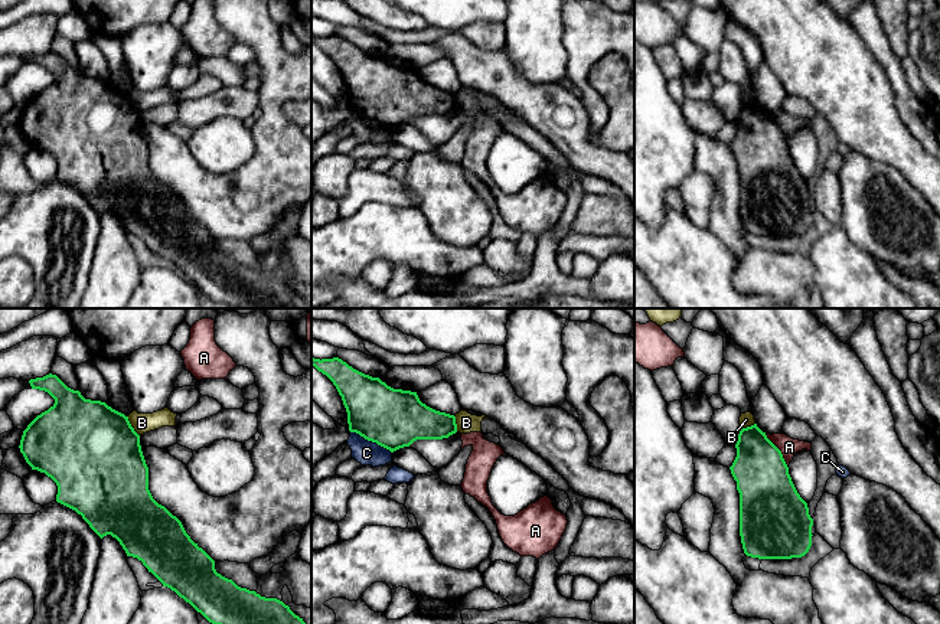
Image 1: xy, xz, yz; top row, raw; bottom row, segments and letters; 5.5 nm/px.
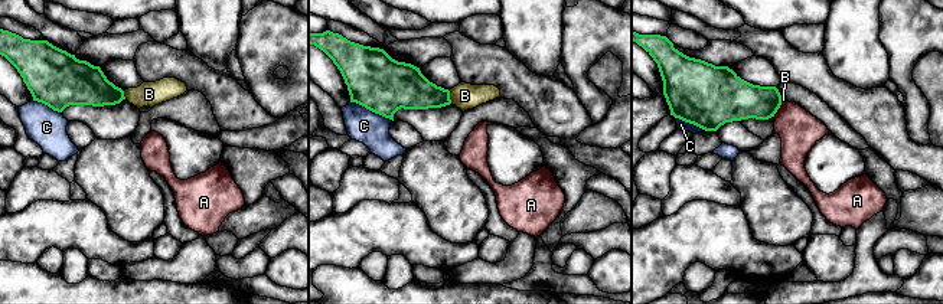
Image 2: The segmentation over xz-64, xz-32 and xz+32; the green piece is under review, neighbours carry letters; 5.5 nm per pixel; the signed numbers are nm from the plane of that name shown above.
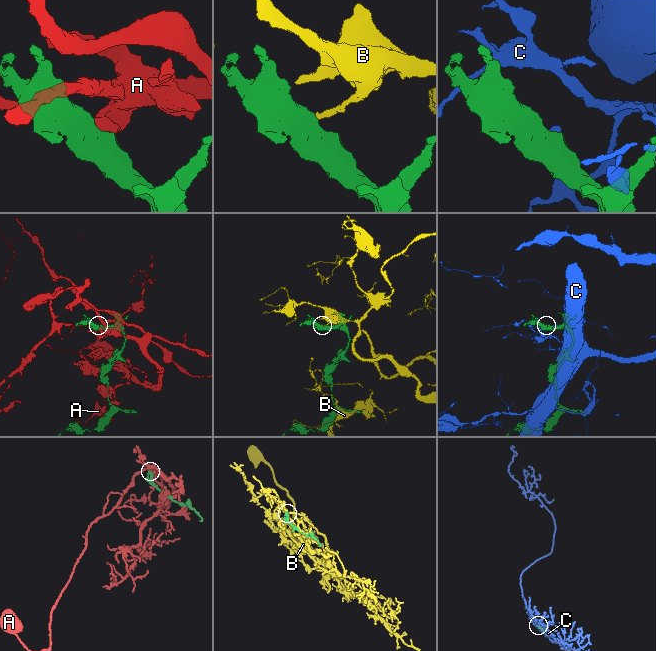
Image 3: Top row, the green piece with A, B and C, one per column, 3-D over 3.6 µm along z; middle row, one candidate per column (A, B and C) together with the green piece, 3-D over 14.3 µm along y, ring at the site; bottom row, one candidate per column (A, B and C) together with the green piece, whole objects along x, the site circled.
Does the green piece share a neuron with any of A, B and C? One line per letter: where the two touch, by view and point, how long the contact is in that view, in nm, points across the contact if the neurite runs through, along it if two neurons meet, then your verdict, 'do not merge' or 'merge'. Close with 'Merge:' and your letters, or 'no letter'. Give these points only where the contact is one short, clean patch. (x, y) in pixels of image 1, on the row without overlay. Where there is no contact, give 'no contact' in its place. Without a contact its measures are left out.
A: meets green in yz at (779, 127); contact 220 nm long; do not merge
B: meets green in xy at (131, 104); contact 130 nm long; border along xy (127, 94), (139, 113); do not merge
C: meets green in xz at (371, 117); contact 260 nm long; do not merge
Merge: no letter

